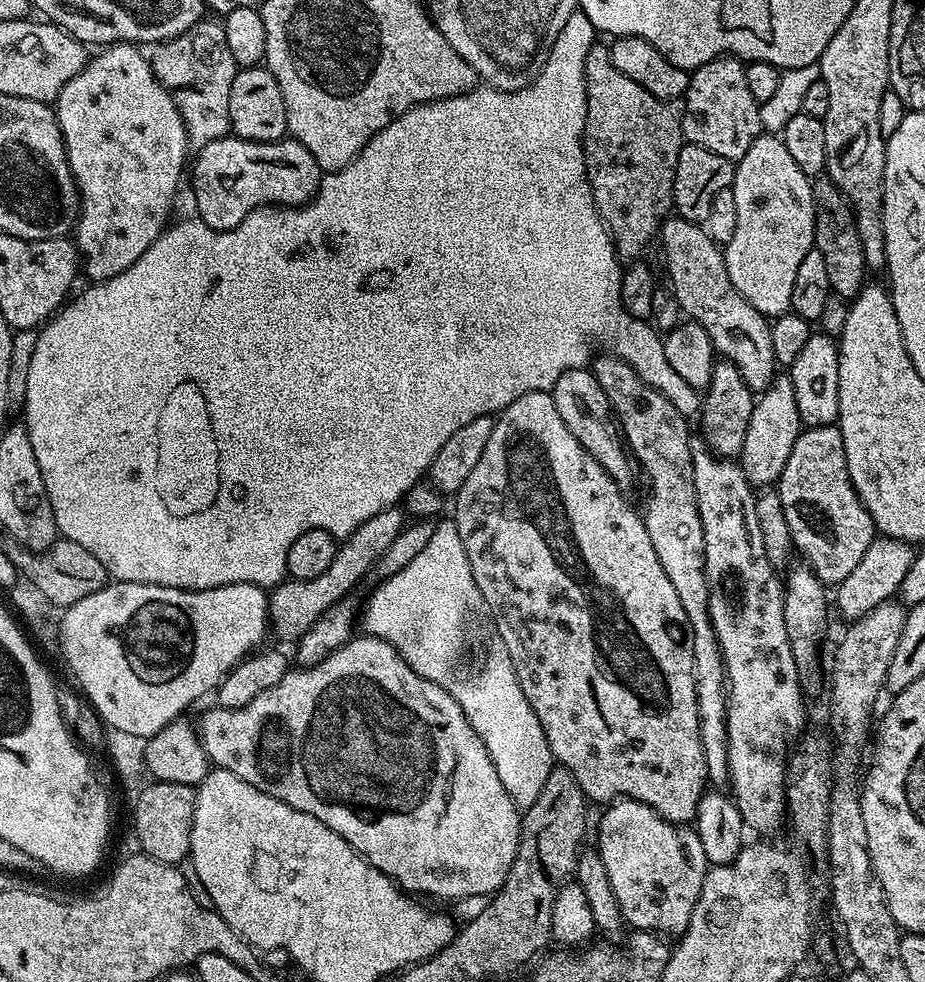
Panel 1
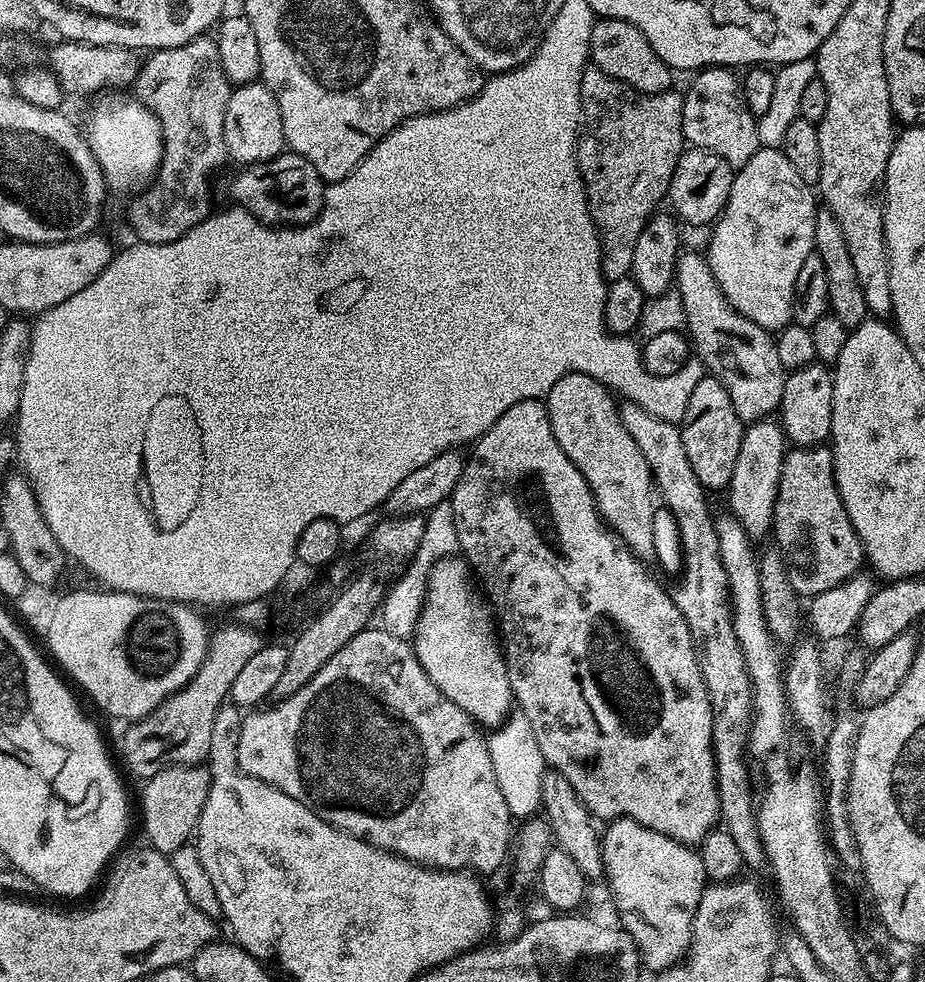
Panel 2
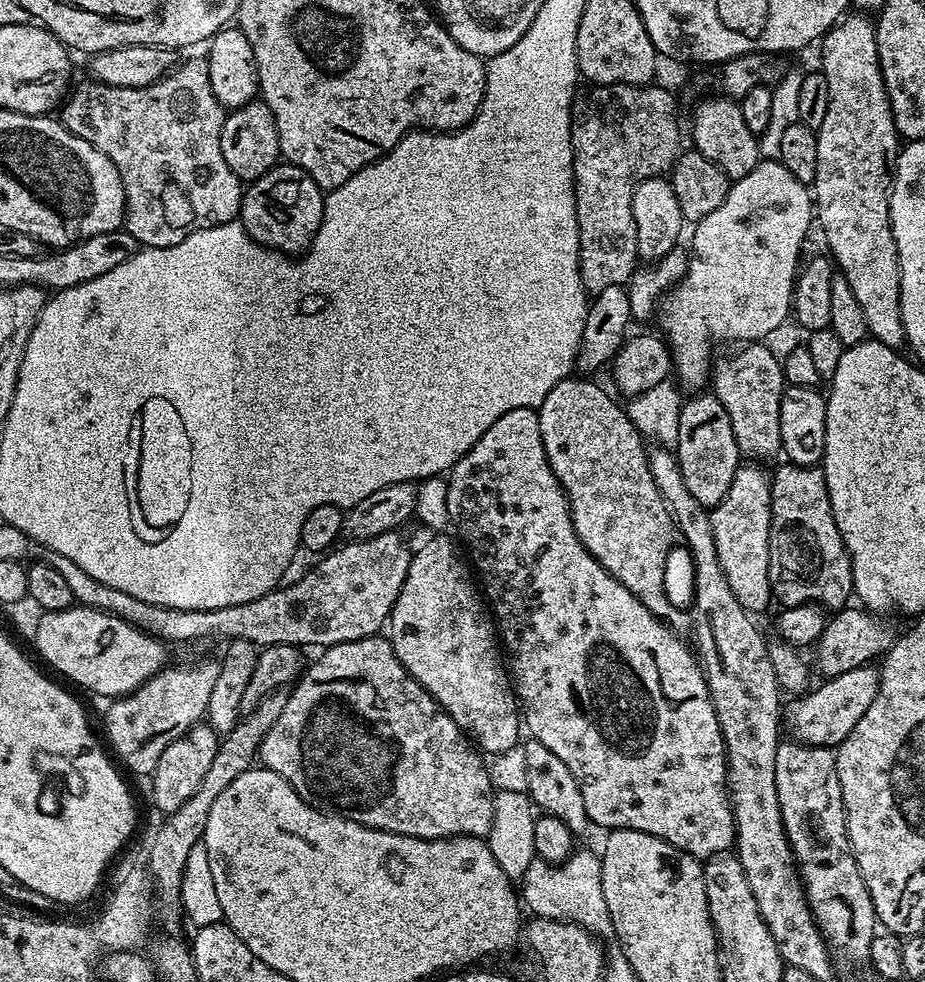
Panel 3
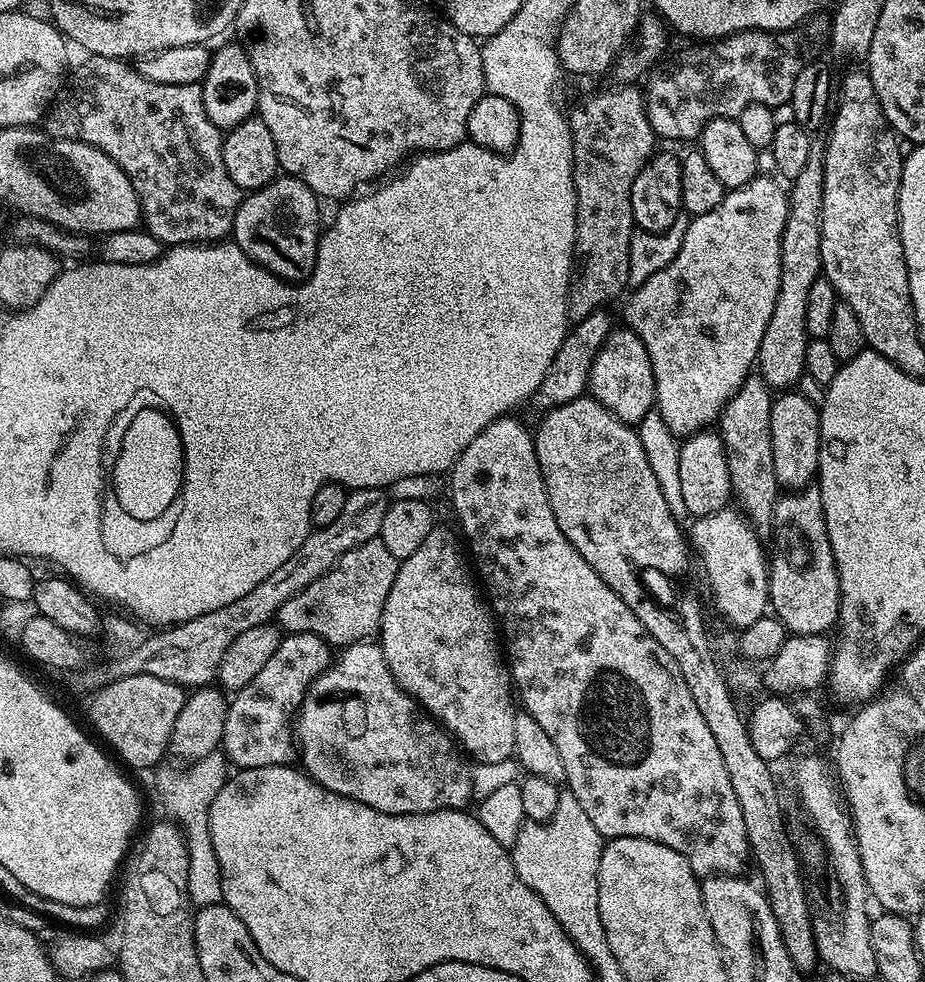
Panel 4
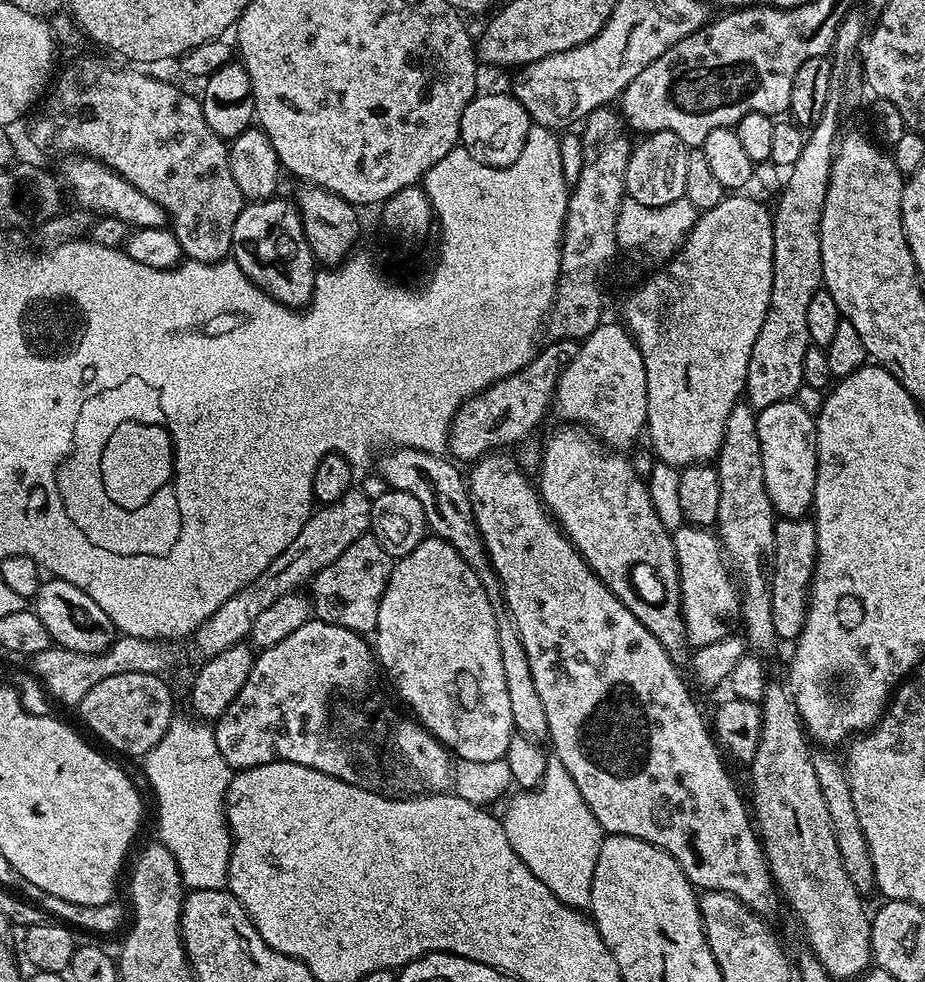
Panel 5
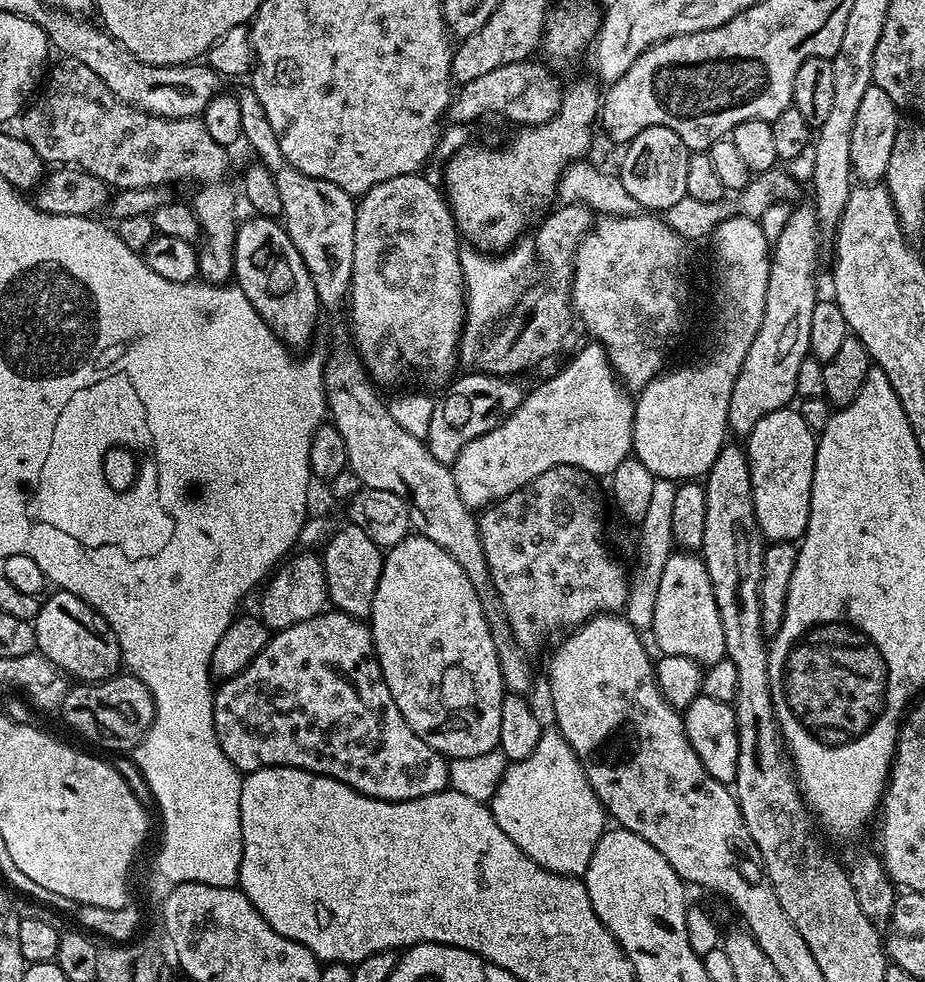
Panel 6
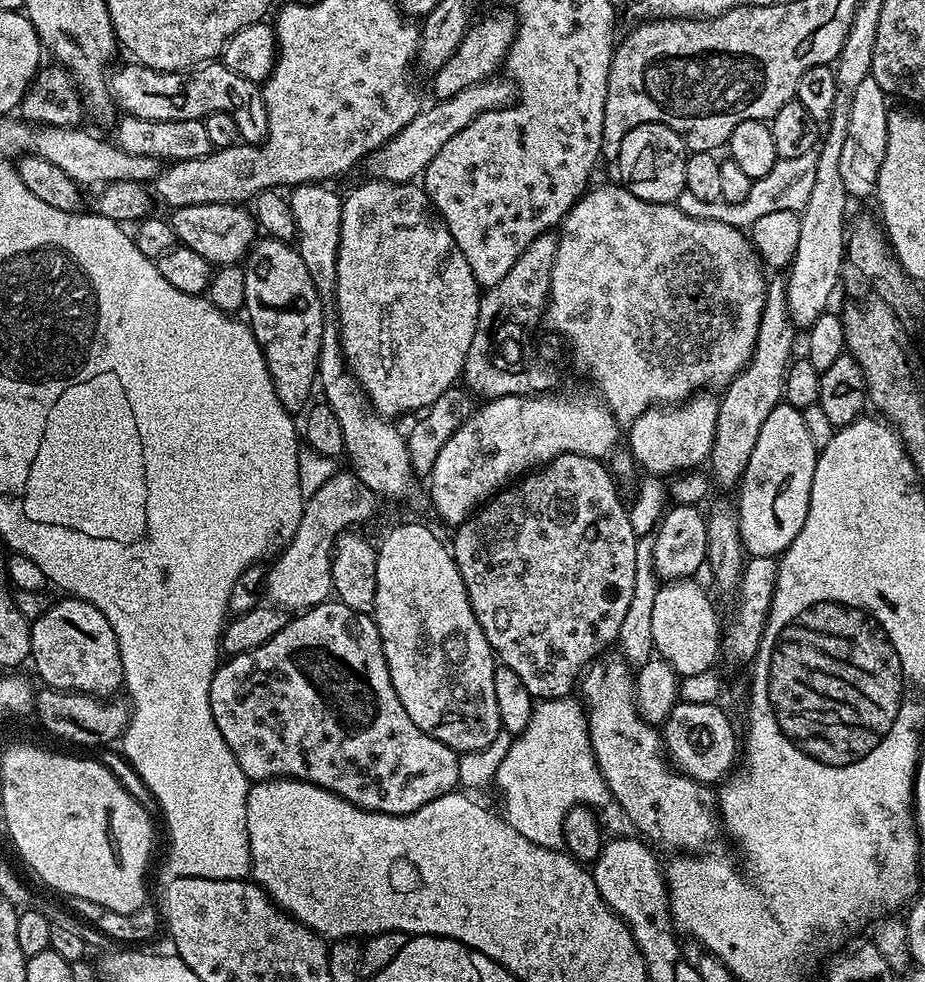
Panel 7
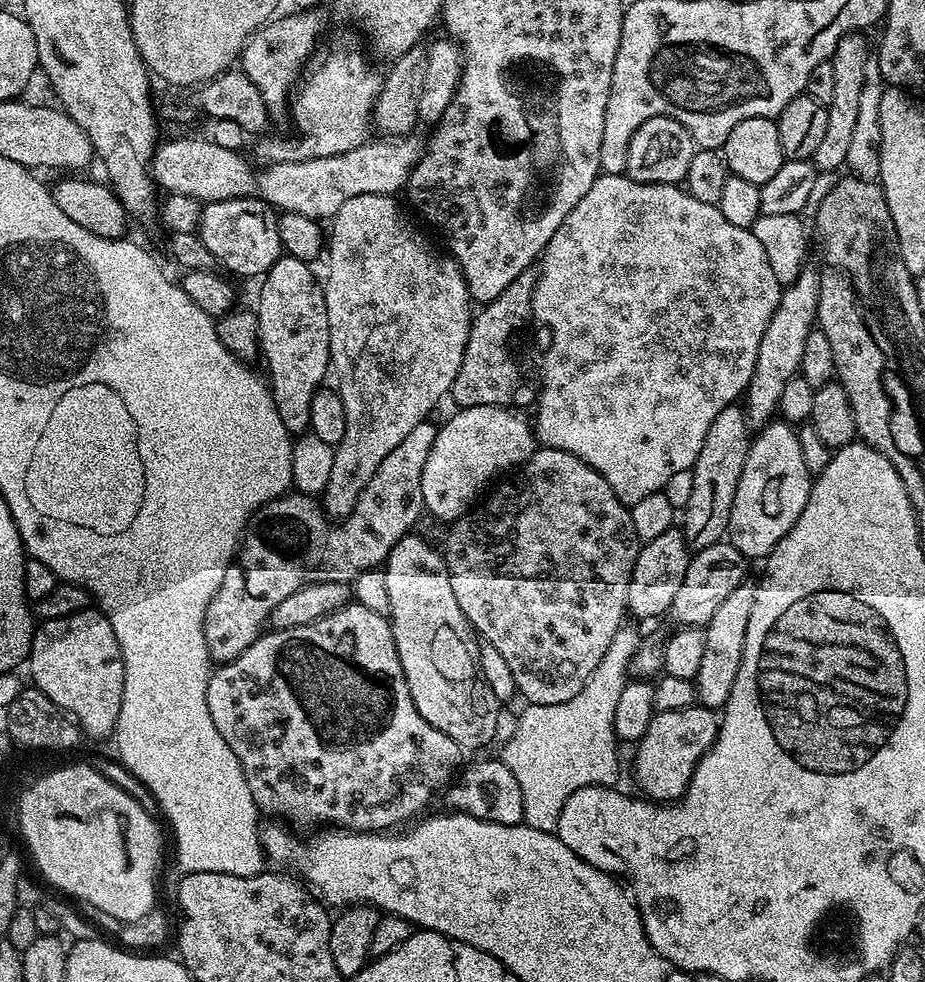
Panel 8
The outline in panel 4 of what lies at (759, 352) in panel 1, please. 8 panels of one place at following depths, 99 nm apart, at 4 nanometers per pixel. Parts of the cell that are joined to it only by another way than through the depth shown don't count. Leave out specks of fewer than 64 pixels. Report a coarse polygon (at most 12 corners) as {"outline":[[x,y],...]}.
{"outline":[[742,382],[718,421],[735,503],[761,538],[778,499],[773,389]]}

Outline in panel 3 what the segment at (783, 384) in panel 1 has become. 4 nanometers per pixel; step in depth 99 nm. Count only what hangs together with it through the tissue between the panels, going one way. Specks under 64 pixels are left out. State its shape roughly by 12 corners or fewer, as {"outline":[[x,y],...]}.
{"outline":[[745,463],[711,509],[718,562],[757,614],[774,597],[769,473]]}

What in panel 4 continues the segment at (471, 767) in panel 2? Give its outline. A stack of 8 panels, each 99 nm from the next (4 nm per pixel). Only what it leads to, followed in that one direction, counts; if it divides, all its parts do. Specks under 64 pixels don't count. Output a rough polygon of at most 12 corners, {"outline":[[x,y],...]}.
{"outline":[[349,644],[294,717],[303,771],[382,814],[464,810],[458,745]]}

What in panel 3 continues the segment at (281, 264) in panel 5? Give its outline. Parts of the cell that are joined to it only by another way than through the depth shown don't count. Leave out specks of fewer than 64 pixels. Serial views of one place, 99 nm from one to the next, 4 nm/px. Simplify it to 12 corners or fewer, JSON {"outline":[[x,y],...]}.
{"outline":[[280,162],[245,187],[238,219],[254,242],[300,254],[325,193]]}

